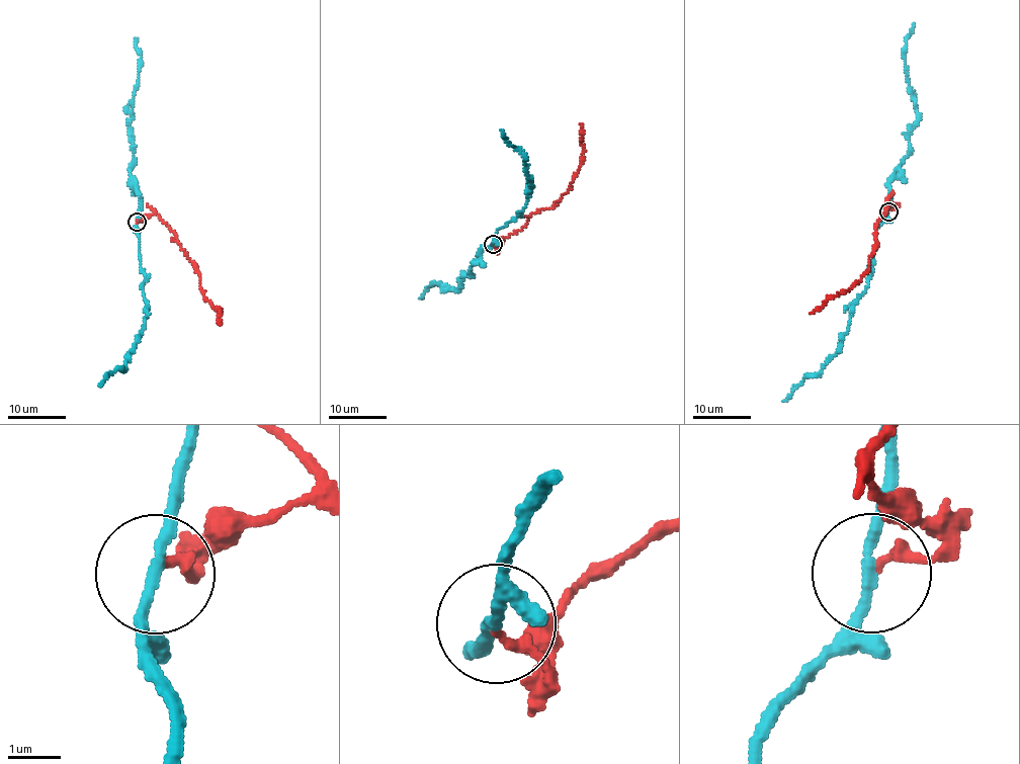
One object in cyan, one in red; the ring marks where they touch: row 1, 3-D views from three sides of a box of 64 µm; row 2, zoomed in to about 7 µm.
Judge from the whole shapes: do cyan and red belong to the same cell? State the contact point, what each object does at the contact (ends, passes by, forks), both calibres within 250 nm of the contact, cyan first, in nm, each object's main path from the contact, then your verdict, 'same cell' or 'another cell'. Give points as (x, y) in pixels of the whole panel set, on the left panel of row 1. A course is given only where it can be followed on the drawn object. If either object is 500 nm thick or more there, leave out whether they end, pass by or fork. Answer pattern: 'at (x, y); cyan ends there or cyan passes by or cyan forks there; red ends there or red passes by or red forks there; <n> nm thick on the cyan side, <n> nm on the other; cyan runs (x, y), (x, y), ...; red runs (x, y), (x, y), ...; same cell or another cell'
at (137, 222); cyan passes by; red ends there; 190 nm thick on the cyan side, 170 nm on the other; cyan runs (137, 223), (141, 271), (146, 275), (142, 286), (147, 305), (145, 327), (123, 370), (108, 373), (99, 385); red runs (137, 223), (153, 214), (173, 232), (197, 270), (202, 296), (221, 313), (219, 325); another cell

